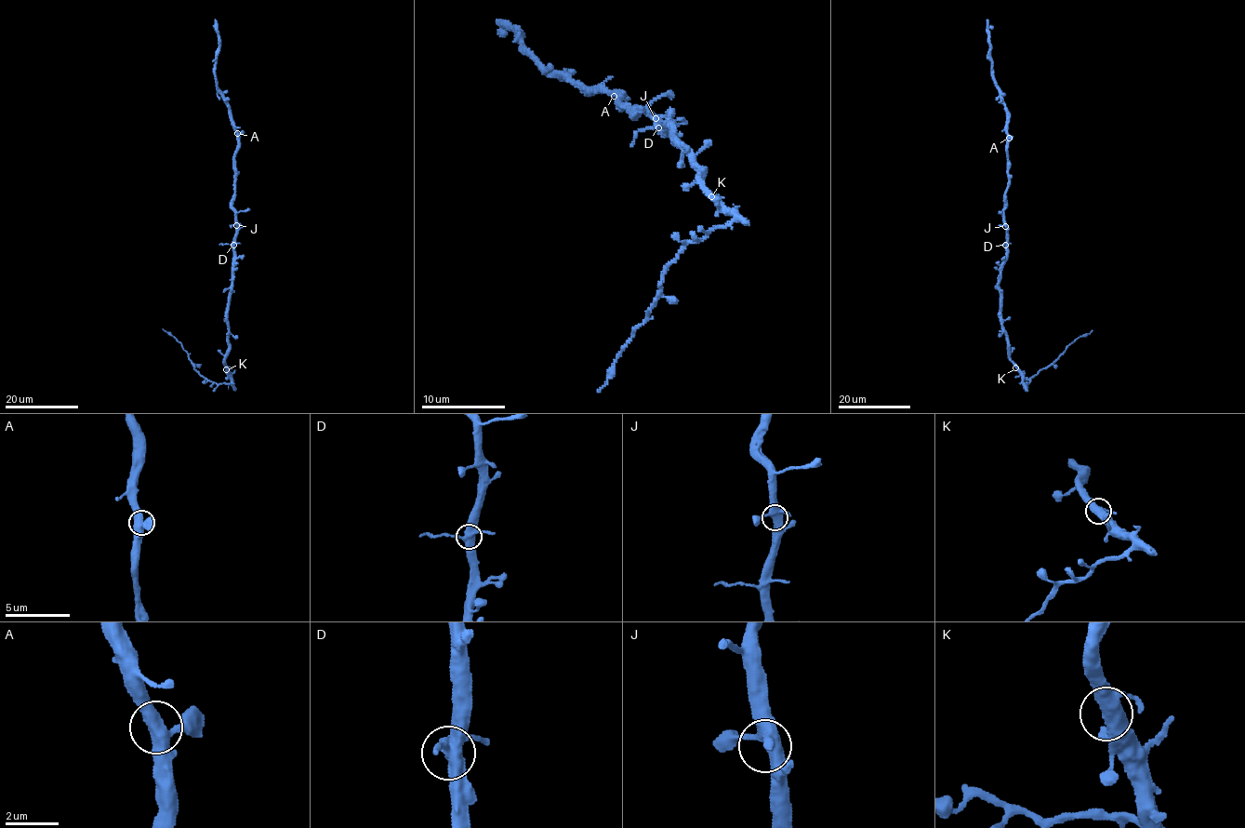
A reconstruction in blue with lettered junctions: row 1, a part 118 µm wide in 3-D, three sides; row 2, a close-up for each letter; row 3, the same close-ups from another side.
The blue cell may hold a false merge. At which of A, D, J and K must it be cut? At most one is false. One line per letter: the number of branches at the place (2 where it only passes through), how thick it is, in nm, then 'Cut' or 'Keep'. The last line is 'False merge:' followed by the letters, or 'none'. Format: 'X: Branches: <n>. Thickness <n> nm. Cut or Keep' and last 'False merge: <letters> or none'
A: Branches: 3. Thickness 440 nm. Keep
D: Branches: 4. Thickness 460 nm. Cut
J: Branches: 4. Thickness 460 nm. Keep
K: Branches: 3. Thickness 480 nm. Keep
False merge: D

